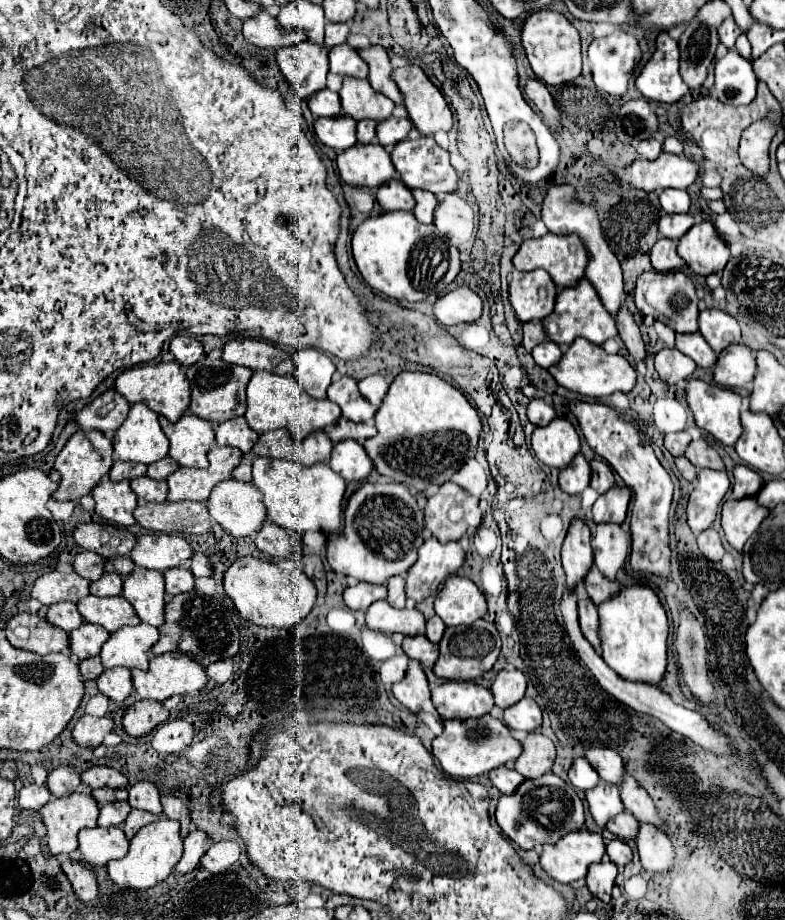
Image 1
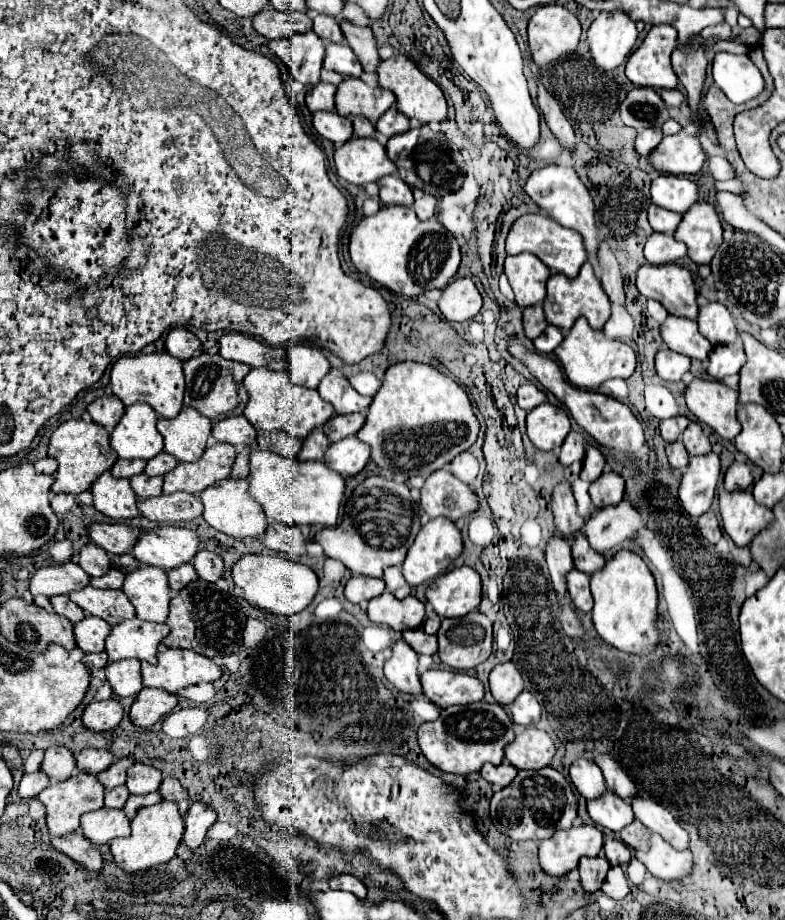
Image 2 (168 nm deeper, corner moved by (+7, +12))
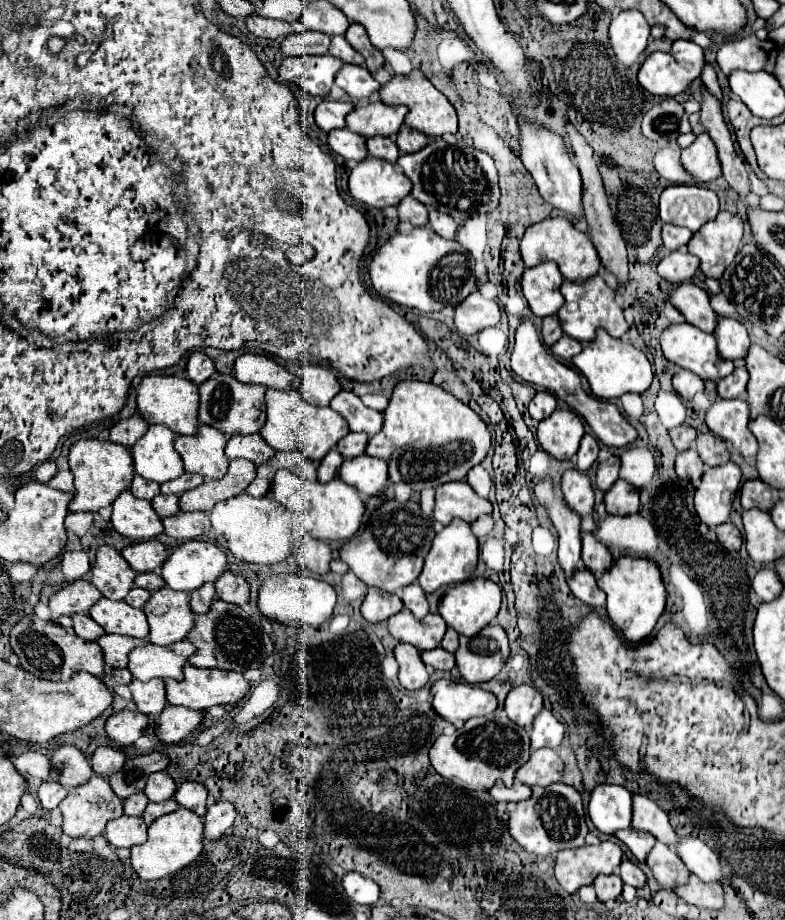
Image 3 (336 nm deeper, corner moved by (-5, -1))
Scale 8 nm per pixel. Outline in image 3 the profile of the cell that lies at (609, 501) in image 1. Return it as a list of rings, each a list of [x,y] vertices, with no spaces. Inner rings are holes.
[[[618,479],[612,485],[612,489],[606,491],[604,503],[606,503],[606,511],[612,515],[632,515],[638,513],[640,491],[632,483]]]

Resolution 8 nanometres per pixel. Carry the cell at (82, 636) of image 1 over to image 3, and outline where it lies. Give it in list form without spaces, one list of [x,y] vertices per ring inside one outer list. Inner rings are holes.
[[[102,635],[96,643],[104,651],[106,665],[124,669],[128,665],[128,653],[134,647],[148,645],[148,639],[132,639],[132,637],[124,637],[124,635]]]

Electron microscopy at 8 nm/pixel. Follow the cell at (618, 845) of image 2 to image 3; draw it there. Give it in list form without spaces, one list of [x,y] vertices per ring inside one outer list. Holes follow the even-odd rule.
[[[622,861],[622,865],[620,865],[620,877],[622,877],[622,881],[626,885],[632,885],[634,889],[640,889],[640,887],[646,885],[646,875],[632,861]]]

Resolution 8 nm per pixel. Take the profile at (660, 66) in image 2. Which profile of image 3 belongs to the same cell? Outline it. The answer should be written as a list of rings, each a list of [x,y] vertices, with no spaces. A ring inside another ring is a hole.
[[[686,39],[674,41],[670,53],[650,53],[638,71],[640,85],[652,95],[674,97],[682,93],[692,79],[700,77],[706,63],[702,47]]]

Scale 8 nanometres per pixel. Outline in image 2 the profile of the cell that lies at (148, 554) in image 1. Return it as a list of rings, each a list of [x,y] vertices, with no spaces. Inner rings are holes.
[[[160,526],[140,534],[132,548],[132,556],[140,564],[172,570],[190,562],[200,550],[198,536],[182,526]]]

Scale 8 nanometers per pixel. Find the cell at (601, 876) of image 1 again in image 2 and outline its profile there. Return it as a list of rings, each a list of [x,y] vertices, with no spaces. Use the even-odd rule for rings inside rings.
[[[596,856],[596,858],[584,858],[580,860],[580,880],[582,880],[582,888],[586,892],[598,892],[606,872],[610,868],[610,862],[604,856]]]

